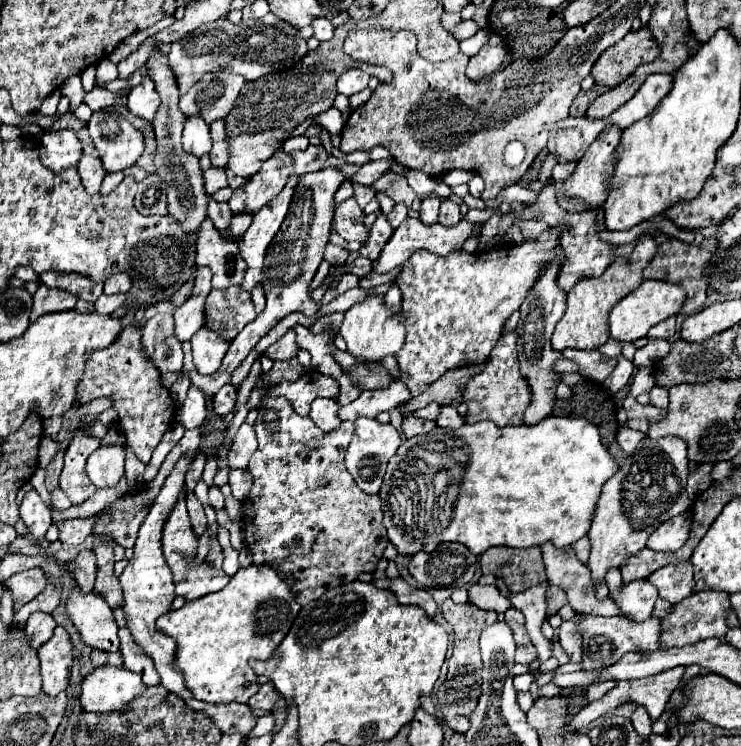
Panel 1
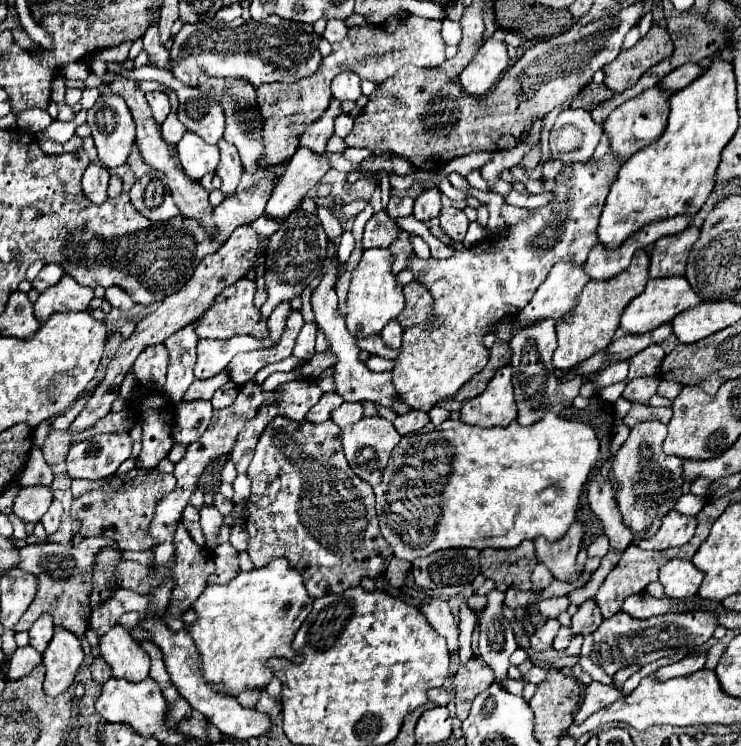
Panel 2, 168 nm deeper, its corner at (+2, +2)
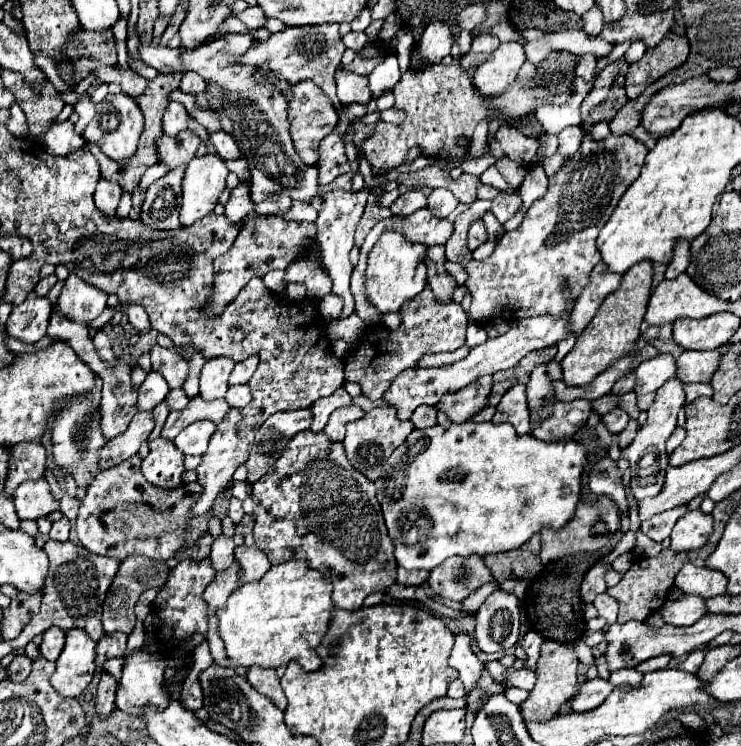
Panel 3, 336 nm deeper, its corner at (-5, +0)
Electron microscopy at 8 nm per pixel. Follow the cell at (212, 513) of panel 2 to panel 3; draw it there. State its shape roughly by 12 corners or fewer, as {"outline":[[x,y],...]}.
{"outline":[[221,535],[211,547],[215,571],[229,569],[235,561],[233,539]]}

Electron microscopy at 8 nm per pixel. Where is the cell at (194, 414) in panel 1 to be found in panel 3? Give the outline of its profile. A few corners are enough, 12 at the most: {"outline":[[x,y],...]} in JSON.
{"outline":[[197,421],[173,443],[185,455],[203,455],[215,423]]}

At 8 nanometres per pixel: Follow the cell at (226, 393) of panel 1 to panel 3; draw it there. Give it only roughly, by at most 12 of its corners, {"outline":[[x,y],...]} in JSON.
{"outline":[[249,385],[229,387],[225,401],[245,407],[251,401]]}

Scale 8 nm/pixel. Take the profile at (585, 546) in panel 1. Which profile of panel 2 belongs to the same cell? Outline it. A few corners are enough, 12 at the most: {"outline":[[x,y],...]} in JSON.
{"outline":[[600,535],[588,545],[588,557],[608,553],[608,537]]}

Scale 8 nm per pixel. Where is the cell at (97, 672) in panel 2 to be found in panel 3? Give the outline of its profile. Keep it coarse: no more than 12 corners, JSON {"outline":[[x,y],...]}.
{"outline":[[103,671],[95,697],[101,719],[115,707],[115,679]]}

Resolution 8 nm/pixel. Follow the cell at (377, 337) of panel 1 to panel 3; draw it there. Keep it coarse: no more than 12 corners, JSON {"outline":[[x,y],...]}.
{"outline":[[385,231],[369,251],[367,295],[381,313],[427,285],[427,245]]}

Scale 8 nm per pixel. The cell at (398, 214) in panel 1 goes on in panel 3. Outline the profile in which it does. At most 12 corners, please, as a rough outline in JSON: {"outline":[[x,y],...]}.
{"outline":[[423,191],[401,195],[391,211],[399,217],[427,205]]}

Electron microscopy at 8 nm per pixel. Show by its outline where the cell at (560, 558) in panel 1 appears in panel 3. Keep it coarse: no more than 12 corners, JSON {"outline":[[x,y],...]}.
{"outline":[[607,497],[579,501],[565,529],[541,529],[541,561],[601,549],[619,529]]}

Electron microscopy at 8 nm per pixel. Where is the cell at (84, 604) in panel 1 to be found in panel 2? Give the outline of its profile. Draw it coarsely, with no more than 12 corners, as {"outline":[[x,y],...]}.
{"outline":[[120,623],[100,637],[114,677],[142,681],[150,657]]}

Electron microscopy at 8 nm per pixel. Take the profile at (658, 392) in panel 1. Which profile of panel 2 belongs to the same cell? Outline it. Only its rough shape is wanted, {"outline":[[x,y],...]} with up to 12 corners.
{"outline":[[660,381],[658,395],[672,401],[682,385]]}

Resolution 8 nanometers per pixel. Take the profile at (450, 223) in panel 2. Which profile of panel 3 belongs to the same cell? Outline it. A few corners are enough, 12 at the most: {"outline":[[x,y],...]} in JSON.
{"outline":[[475,221],[469,229],[469,249],[475,251],[487,241],[483,221]]}

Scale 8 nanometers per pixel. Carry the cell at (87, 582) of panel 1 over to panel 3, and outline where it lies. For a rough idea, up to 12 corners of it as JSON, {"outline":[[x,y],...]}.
{"outline":[[127,557],[103,603],[107,633],[131,633],[133,607],[151,587],[163,587],[165,561]]}

